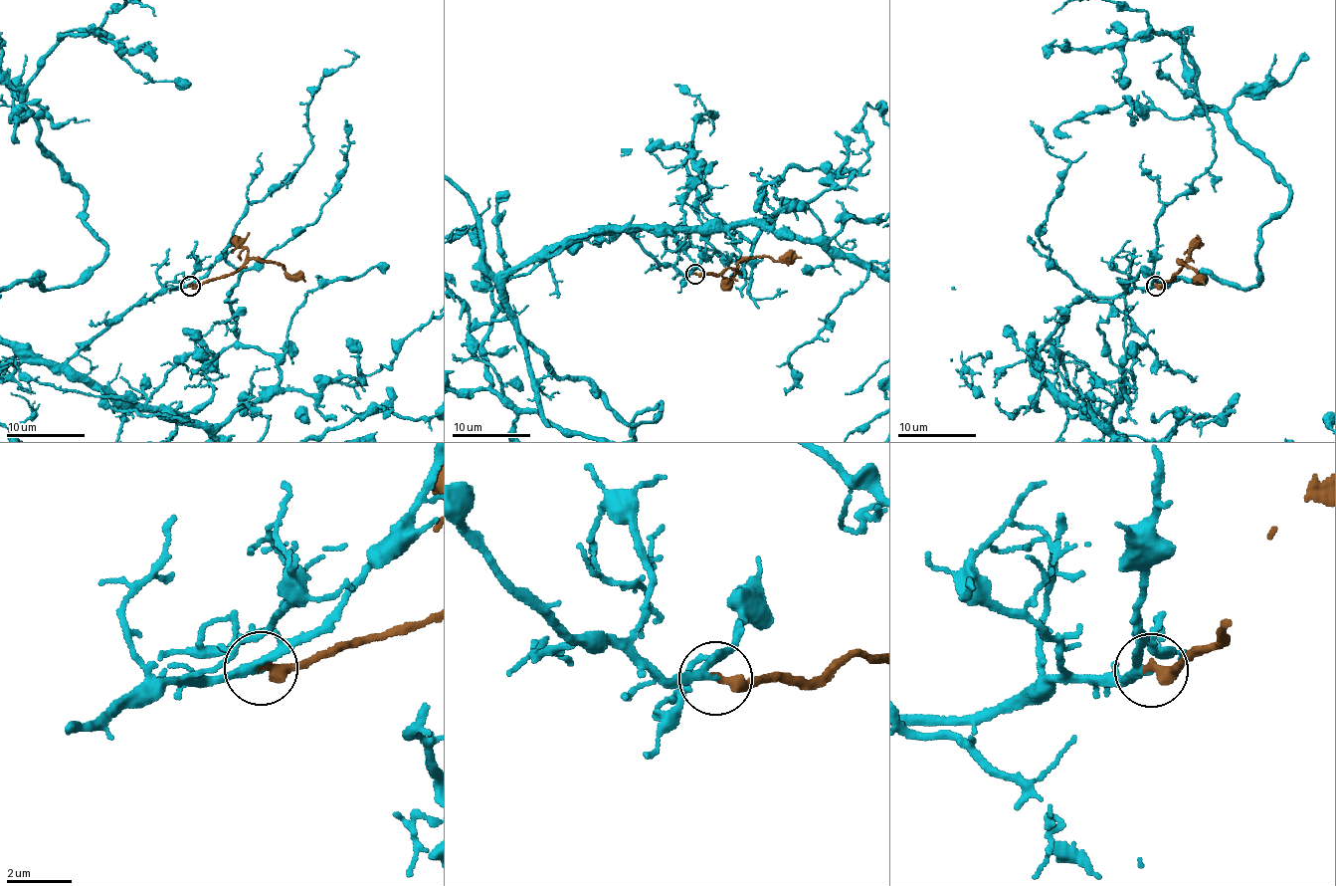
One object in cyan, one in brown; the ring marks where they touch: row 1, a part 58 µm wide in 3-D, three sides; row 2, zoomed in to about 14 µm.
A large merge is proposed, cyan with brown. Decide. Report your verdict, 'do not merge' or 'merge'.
merge

